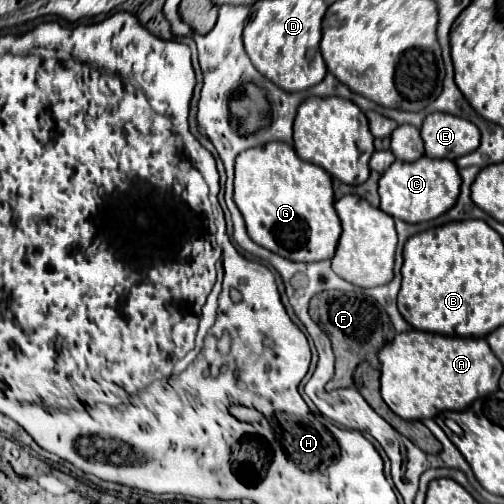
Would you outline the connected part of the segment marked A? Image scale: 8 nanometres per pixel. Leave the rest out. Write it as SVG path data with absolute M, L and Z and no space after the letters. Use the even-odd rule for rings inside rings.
M403 332L379 350L381 396L403 420L435 418L445 410L461 412L473 400L497 392L503 364L483 338L451 338L429 332Z

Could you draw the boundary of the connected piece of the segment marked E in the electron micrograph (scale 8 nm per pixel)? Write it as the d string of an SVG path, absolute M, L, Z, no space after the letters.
M429 114L421 126L425 156L457 160L471 154L479 146L479 130L469 120L459 120L447 114Z

